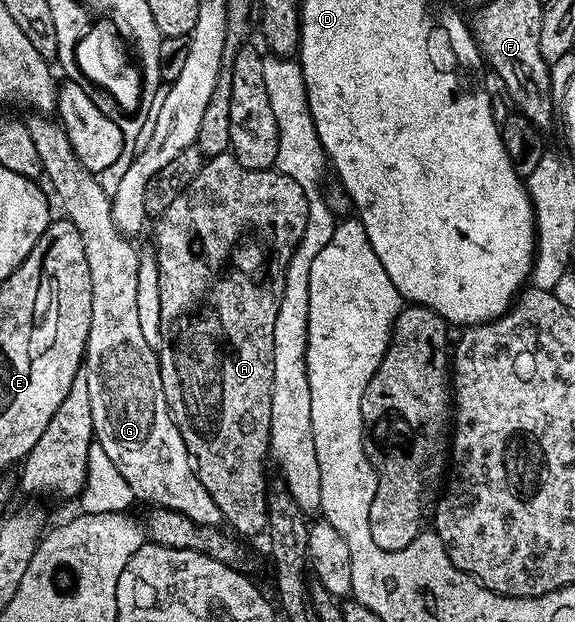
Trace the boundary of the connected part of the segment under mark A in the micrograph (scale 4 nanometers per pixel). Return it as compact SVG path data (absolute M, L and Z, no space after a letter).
M224 152L224 153L223 153L223 154L219 154L219 155L218 155L218 156L211 156L211 157L208 157L208 159L206 159L206 162L205 162L205 165L204 165L204 166L203 166L203 167L202 167L202 168L201 168L201 169L200 169L200 170L199 170L199 174L198 174L198 175L197 175L197 177L196 177L196 178L195 178L195 182L191 182L191 186L187 186L187 190L183 190L183 194L179 194L179 198L175 198L175 202L171 202L171 206L167 206L167 210L166 210L166 211L165 211L165 212L164 212L164 214L163 214L163 215L162 215L162 216L160 216L160 218L159 218L159 219L158 219L158 220L157 220L157 221L156 221L156 224L157 224L157 248L156 248L156 247L155 247L155 255L156 255L156 257L157 257L157 265L158 265L158 266L159 266L159 306L160 306L160 307L161 307L161 347L160 347L160 349L159 349L159 352L160 352L160 355L161 355L161 357L160 357L160 360L159 360L159 367L160 367L160 370L161 370L161 381L162 381L162 382L163 382L163 390L164 390L164 391L165 391L165 400L166 400L166 401L167 401L167 402L168 402L168 403L169 403L169 412L170 412L170 413L171 413L171 415L172 415L172 416L173 416L173 420L174 420L174 421L175 421L175 423L177 423L177 429L178 429L178 430L179 430L179 434L180 434L180 435L181 435L181 437L182 437L182 438L183 438L183 442L184 442L184 443L185 443L185 445L186 445L186 446L187 446L187 450L188 450L188 451L189 451L189 459L190 459L190 461L191 461L191 463L192 463L192 465L193 465L193 467L194 467L194 469L195 469L195 471L196 471L196 474L197 474L197 477L198 477L198 478L199 478L199 482L200 482L200 483L201 483L201 485L202 485L202 486L203 486L203 487L204 487L204 488L205 488L205 489L206 489L206 490L207 490L207 494L211 494L211 498L215 498L215 506L219 506L219 510L220 510L220 511L221 511L221 515L222 515L222 517L223 517L223 520L224 520L224 523L225 523L225 524L226 524L226 525L227 525L227 524L228 524L228 523L229 523L229 524L230 524L230 526L231 526L231 527L233 527L233 528L234 528L234 529L233 529L233 528L230 528L230 529L232 529L232 531L233 531L233 532L234 532L234 533L236 533L236 535L237 535L237 536L238 536L238 537L241 537L241 538L246 538L246 537L245 537L245 536L257 536L257 535L259 535L259 534L260 534L260 532L261 532L261 535L262 535L262 533L264 533L264 532L265 532L265 531L266 531L266 529L268 529L268 504L269 504L269 501L268 501L268 499L267 499L267 489L266 489L266 490L265 490L265 460L266 460L266 464L267 464L267 457L268 457L268 456L269 456L269 455L270 455L270 451L269 451L269 427L270 427L270 426L271 426L271 390L272 390L272 389L273 389L273 335L274 335L274 334L275 334L275 318L276 318L276 317L277 317L277 315L278 315L278 314L279 314L279 306L280 306L280 305L281 305L281 299L282 299L282 298L283 298L283 290L284 290L284 289L285 289L285 268L286 268L286 267L287 267L287 266L288 266L288 264L289 264L289 263L290 263L290 262L291 262L291 258L292 258L292 257L293 257L293 251L295 251L295 250L296 250L296 248L297 248L297 247L298 247L298 246L299 246L299 242L300 242L300 241L301 241L301 239L303 239L303 238L304 238L304 236L303 236L303 230L304 230L304 229L305 229L305 227L306 227L306 226L307 226L307 210L308 210L308 209L309 209L309 203L308 203L308 202L307 202L307 198L306 198L306 197L305 197L305 191L304 191L304 190L303 190L303 186L299 186L299 182L295 182L295 181L294 181L294 180L292 180L292 178L291 178L291 177L289 177L289 176L284 176L284 175L283 175L283 173L282 173L282 172L278 172L278 171L276 171L276 170L266 170L266 171L263 171L263 172L260 172L260 171L259 171L259 170L247 170L247 169L246 169L246 168L244 168L244 167L243 167L243 166L242 166L242 164L240 164L240 163L239 163L239 161L237 161L237 160L236 160L236 158L234 158L234 156L232 156L232 154L230 154L230 153L229 153L229 152Z

